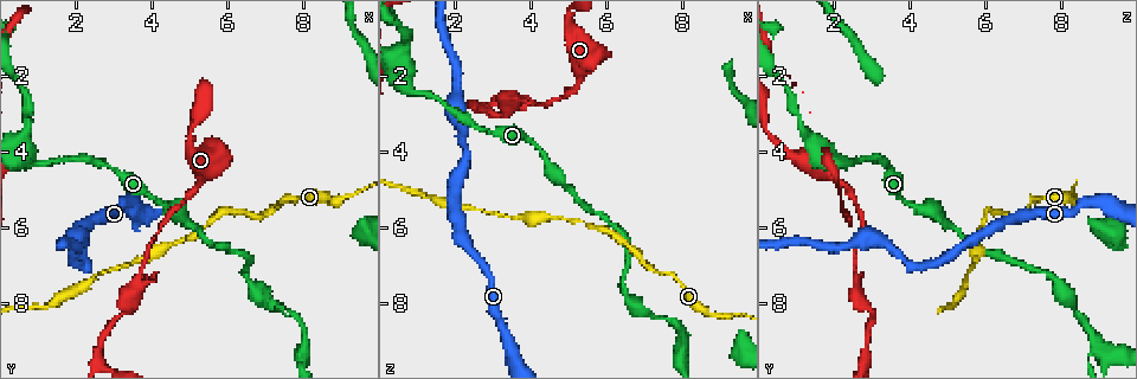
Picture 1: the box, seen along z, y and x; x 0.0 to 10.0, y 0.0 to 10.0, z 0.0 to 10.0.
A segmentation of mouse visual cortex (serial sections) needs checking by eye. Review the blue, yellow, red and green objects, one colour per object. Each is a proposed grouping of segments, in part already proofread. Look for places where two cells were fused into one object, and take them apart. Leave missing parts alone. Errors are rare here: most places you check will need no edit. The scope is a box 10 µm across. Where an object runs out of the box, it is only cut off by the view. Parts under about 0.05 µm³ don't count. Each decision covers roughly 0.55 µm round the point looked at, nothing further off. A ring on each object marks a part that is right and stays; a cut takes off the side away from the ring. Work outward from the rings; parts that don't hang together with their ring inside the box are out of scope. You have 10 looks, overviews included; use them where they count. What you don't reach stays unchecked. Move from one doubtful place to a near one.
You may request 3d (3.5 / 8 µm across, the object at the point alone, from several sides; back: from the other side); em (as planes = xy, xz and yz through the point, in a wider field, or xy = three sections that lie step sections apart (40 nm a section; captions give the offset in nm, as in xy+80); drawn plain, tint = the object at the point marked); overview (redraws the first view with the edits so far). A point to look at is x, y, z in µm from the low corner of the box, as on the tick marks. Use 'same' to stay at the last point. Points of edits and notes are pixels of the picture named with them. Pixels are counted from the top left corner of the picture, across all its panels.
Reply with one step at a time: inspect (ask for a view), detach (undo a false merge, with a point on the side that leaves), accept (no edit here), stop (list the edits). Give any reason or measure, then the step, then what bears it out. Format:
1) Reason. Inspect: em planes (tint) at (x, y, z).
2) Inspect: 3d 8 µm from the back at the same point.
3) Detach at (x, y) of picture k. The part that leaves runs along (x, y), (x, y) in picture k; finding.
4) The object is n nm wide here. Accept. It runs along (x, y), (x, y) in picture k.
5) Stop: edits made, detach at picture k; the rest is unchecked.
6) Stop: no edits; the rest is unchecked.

Sudden change in width. Inspect: 3d 3.5 µm at (4.45, 6.45, 5.75).

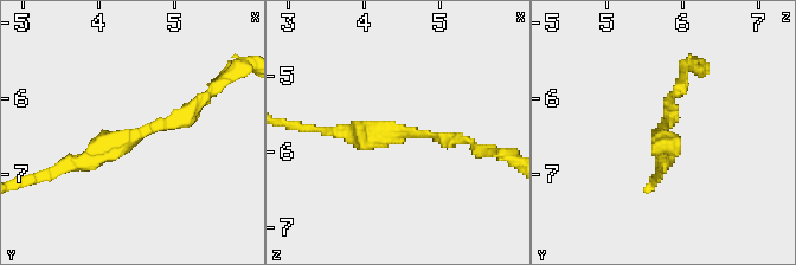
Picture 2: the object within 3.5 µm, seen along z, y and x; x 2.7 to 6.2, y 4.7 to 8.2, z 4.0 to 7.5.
The arms are 150, 250 nm wide. Inspect: em xy step 3 (tint) at (4.50, 6.50, 5.70).

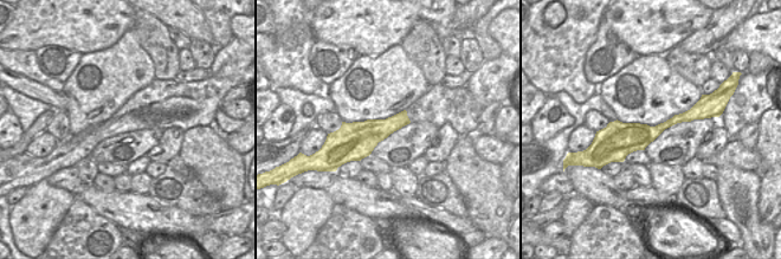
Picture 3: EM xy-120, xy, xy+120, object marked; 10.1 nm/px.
Accept. It runs along (200, 99), (172, 125), (62, 169) in picture 2; continuous, no second cell.

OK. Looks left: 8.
Thin neck. Inspect: 3d 3.5 µm at (2.35, 6.85, 3.75).

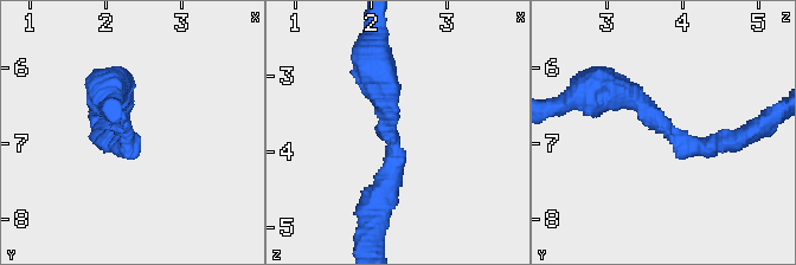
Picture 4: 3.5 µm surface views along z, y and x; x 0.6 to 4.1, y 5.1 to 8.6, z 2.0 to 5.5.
The arms are 300, 350 nm wide. Inspect: em planes (tint) at (2.30, 6.80, 3.75).

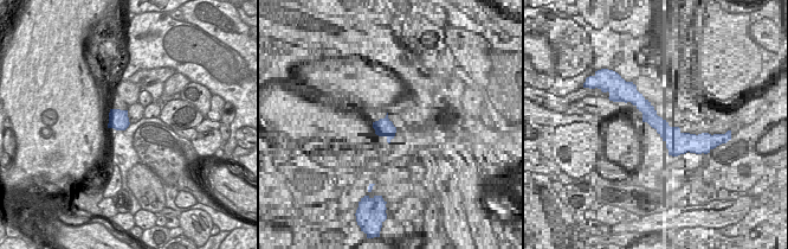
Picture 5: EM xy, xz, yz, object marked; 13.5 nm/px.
Inspect: em xy step 3 (tint) at the same point.

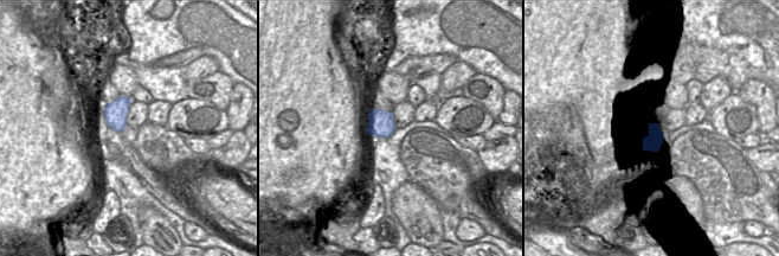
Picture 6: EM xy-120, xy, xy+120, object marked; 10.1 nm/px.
Accept. Continuous, no second cell.

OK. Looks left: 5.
Inspect: 3d 3.5 µm at (1.20, 8.05, 5.25).

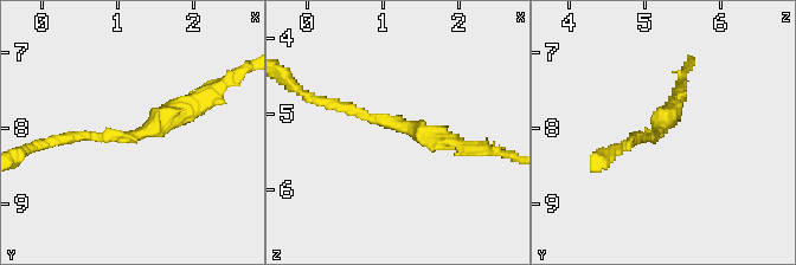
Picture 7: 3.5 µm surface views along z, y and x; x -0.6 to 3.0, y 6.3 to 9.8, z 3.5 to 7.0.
The arms are 100, 250 nm wide; now the EM. Inspect: em xy step 5 (tint) at (1.30, 8.05, 5.15).

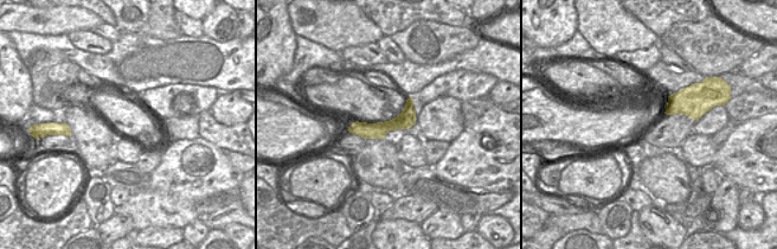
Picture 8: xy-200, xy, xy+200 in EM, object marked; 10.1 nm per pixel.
Accept. It runs along (464, 148), (331, 103) in picture 7; all the same cell.

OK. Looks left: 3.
Inspect: 3d 3.5 µm at (3.65, 7.45, 2.60).

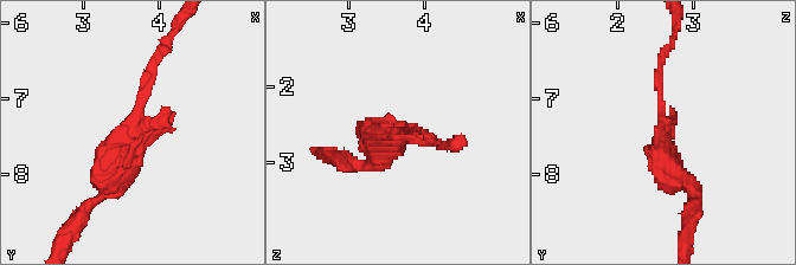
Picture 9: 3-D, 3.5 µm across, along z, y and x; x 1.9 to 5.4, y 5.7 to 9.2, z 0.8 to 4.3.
Inspect: em xy step 3 (tint) at (3.60, 7.45, 2.65).

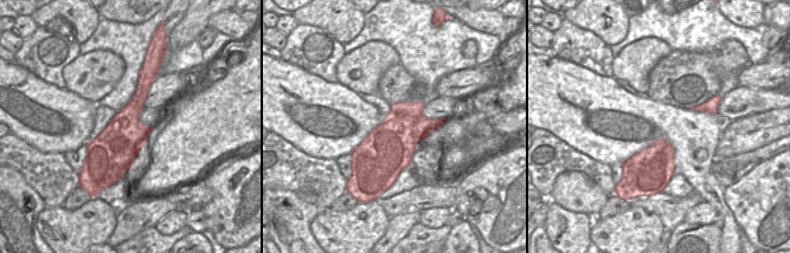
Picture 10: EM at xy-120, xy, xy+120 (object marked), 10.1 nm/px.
Another direction. Inspect: em planes (tint) at the same point.

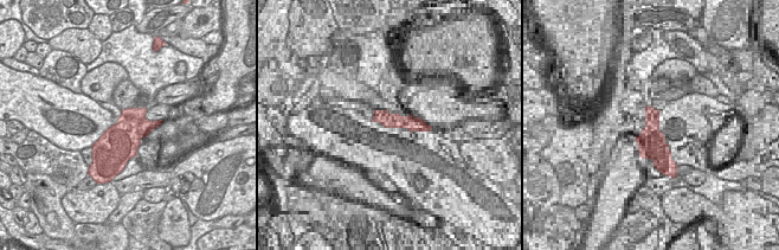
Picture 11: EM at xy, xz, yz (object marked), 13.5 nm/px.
Accept. It runs along (155, 60), (104, 195) in picture 9; all the same cell.

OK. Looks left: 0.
Stop: no edits; the rest is unchecked.

